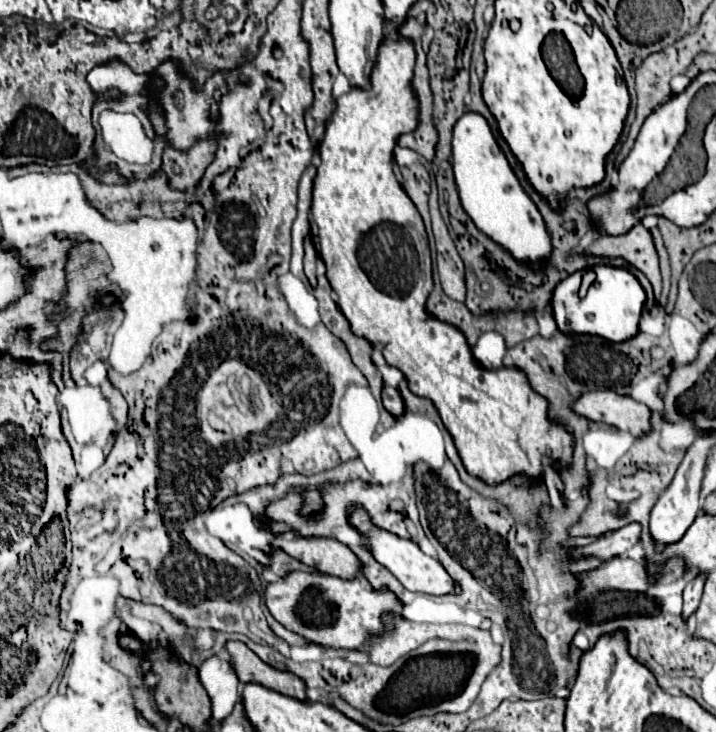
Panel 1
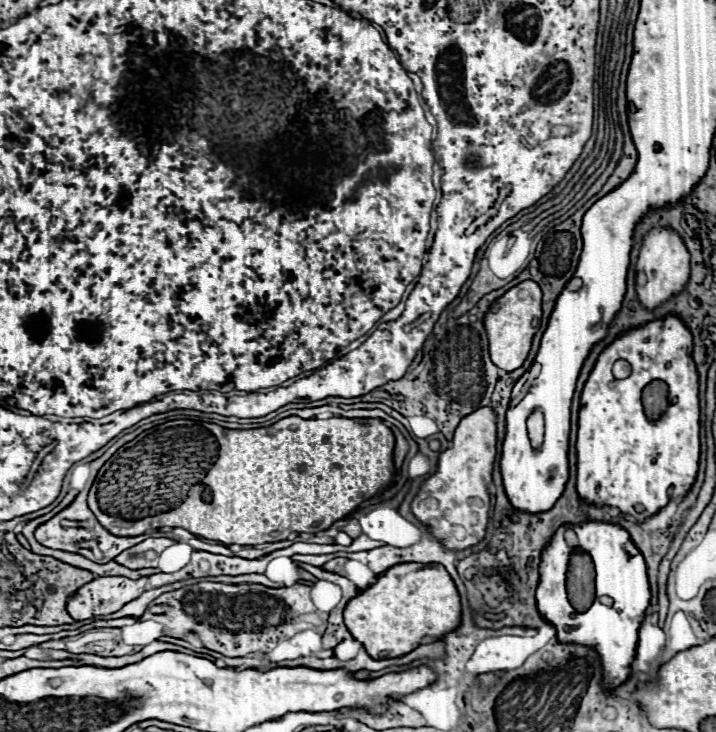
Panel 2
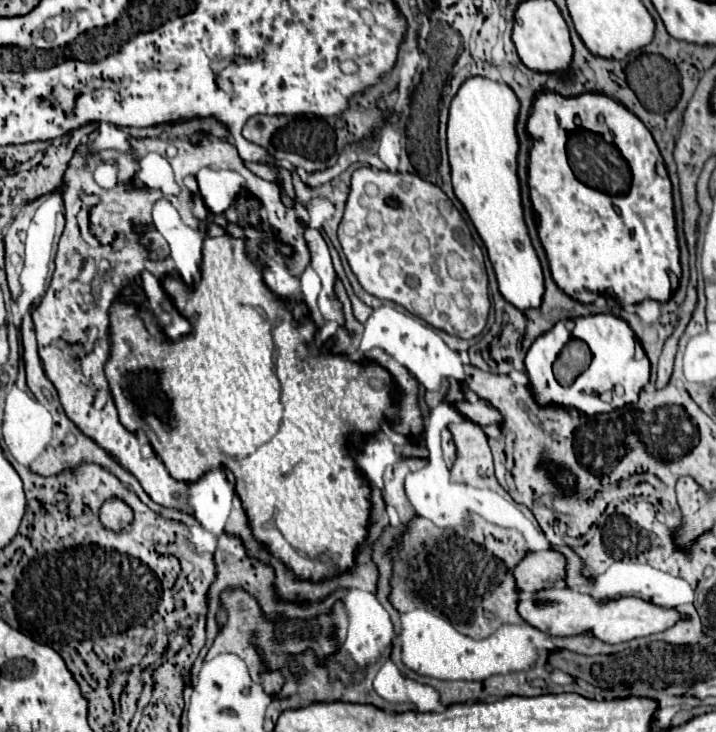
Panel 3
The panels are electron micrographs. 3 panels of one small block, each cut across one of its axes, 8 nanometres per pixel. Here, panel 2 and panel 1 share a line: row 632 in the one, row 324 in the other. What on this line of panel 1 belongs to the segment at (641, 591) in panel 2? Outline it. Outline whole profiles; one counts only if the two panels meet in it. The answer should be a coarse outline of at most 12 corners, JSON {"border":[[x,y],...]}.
{"border":[[596,264],[556,286],[550,304],[564,334],[624,342],[638,332],[644,288],[624,268]]}

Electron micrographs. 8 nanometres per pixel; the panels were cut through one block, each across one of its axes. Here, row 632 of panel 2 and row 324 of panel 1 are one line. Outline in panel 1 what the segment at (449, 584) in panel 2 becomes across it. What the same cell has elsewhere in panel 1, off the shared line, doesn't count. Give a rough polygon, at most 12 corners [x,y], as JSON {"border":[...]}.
{"border":[[388,20],[336,98],[310,216],[352,332],[434,402],[470,474],[540,480],[572,434],[426,314],[394,174],[416,50]]}

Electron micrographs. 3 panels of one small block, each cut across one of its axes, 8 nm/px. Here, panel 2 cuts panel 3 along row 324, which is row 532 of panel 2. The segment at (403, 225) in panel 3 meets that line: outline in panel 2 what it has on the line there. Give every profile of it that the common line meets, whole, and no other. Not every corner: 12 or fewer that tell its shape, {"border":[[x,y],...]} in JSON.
{"border":[[496,412],[460,420],[412,512],[448,550],[484,538]]}

